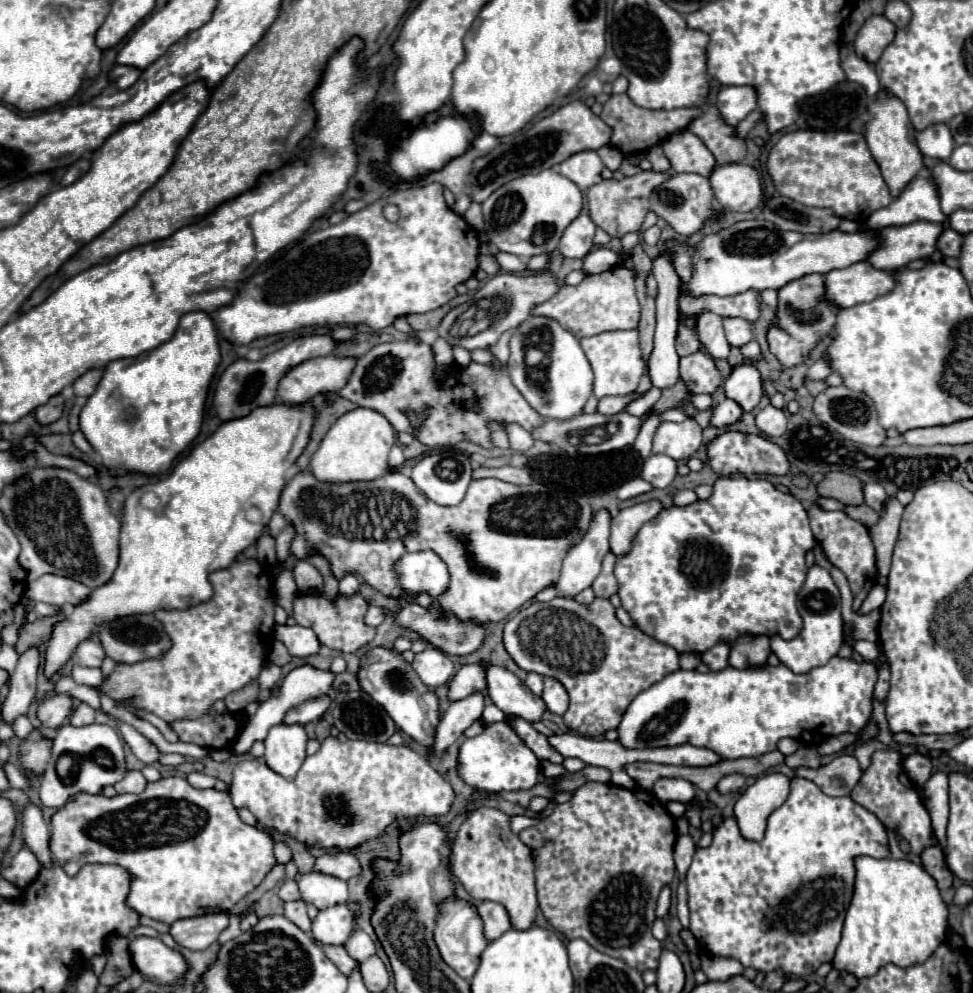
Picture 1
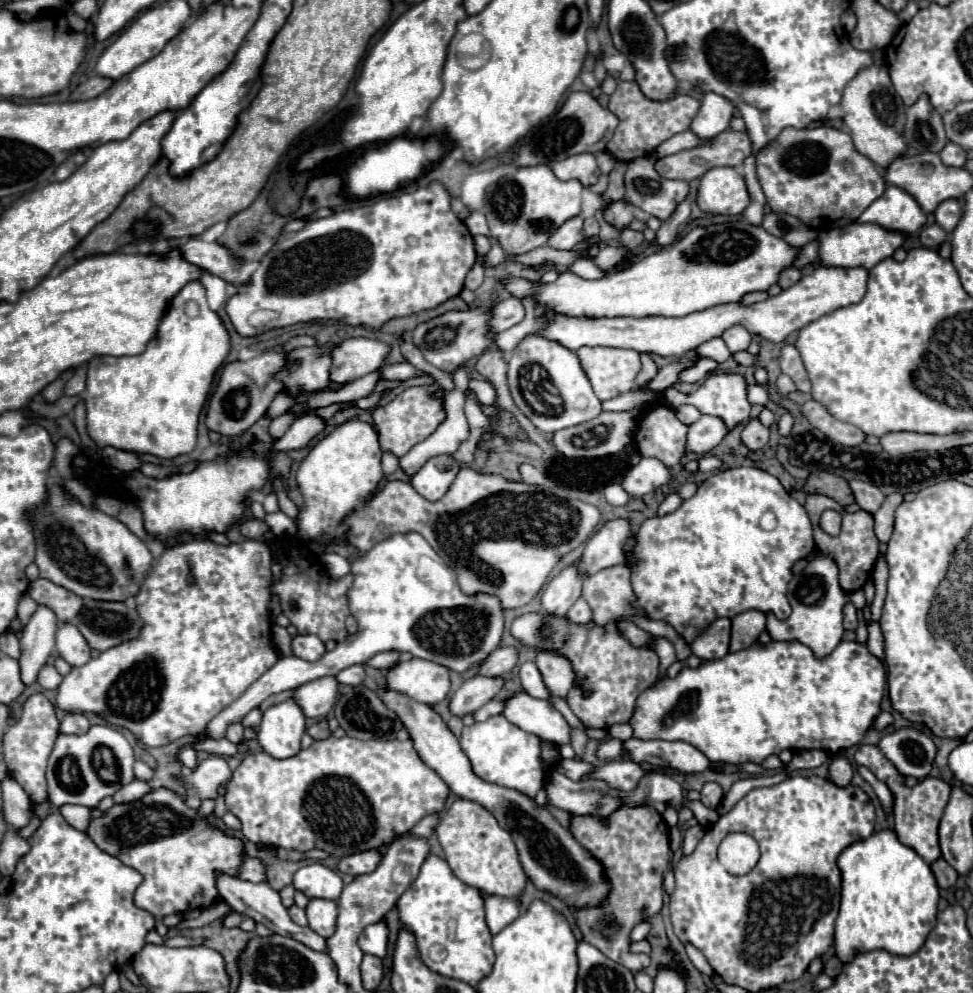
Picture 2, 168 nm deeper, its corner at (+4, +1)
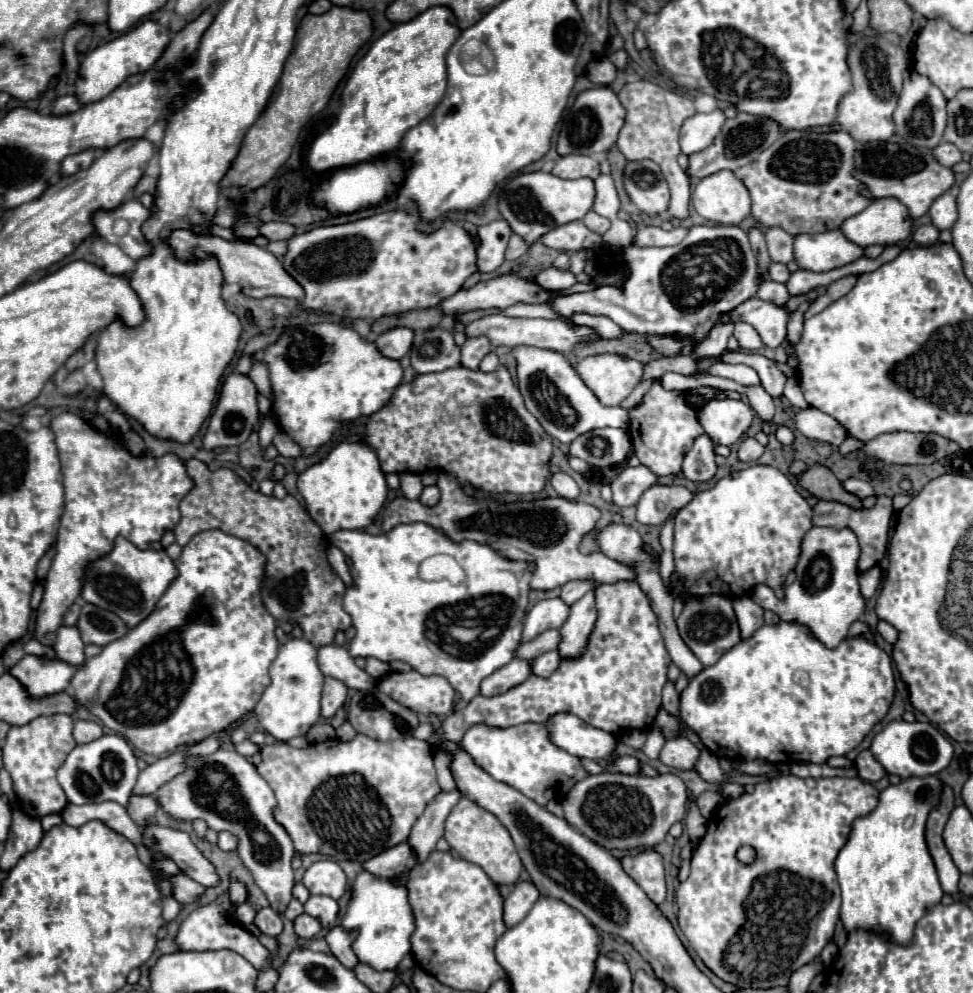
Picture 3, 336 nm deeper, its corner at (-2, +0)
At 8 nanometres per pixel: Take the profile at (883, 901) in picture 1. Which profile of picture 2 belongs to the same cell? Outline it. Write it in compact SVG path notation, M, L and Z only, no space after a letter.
M883 829L845 847L837 865L841 869L841 907L835 921L837 957L849 963L853 953L869 949L913 955L925 943L937 915L939 887L929 863L903 845L895 831Z

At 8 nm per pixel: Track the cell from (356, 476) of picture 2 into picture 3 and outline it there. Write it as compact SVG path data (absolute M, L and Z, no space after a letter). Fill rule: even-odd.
M363 434L351 436L337 444L321 462L309 466L297 478L297 490L305 498L307 512L315 506L315 524L321 528L323 536L329 538L337 530L361 530L367 528L387 498L385 474L379 466L377 454L363 442ZM325 502L325 504L317 504ZM321 506L321 508L319 508Z

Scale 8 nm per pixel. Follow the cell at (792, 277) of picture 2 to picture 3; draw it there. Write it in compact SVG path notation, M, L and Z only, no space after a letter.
M773 262L773 264L769 266L769 278L771 278L771 280L775 280L775 282L787 282L789 276L791 276L791 272L787 270L785 264L775 264L775 262Z

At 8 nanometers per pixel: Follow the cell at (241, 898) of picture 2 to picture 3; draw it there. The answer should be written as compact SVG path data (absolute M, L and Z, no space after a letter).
M151 826L147 830L149 836L155 838L155 850L167 854L169 858L175 860L175 864L195 882L203 886L217 886L219 884L219 874L215 866L199 852L199 848L191 842L189 834L183 830L173 830L173 828L163 828L163 826Z

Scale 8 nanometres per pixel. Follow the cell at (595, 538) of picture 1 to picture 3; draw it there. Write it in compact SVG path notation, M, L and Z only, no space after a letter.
M545 598L537 602L525 618L523 640L531 640L537 634L551 628L561 628L563 622L567 620L567 614L569 606L561 598Z

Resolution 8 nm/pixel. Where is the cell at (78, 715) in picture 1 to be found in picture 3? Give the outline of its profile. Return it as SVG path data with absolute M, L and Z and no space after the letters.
M77 720L75 726L73 726L73 738L77 744L85 744L85 742L91 742L95 738L99 738L103 734L101 726L93 720Z

